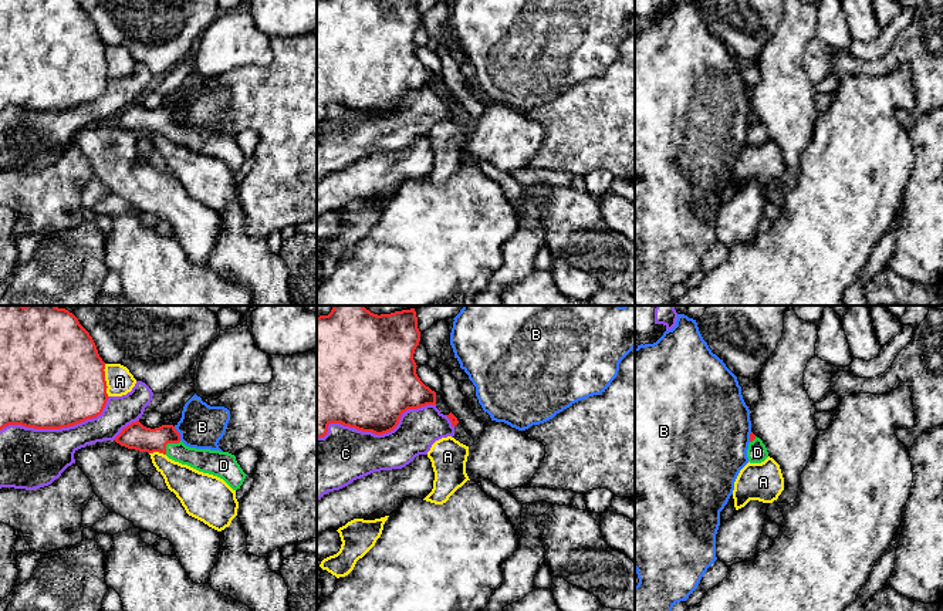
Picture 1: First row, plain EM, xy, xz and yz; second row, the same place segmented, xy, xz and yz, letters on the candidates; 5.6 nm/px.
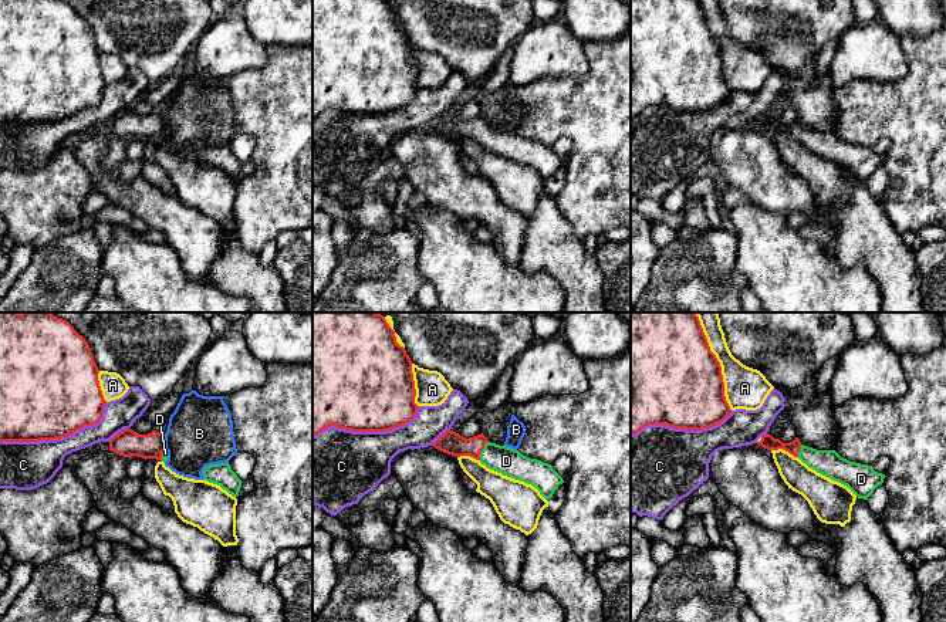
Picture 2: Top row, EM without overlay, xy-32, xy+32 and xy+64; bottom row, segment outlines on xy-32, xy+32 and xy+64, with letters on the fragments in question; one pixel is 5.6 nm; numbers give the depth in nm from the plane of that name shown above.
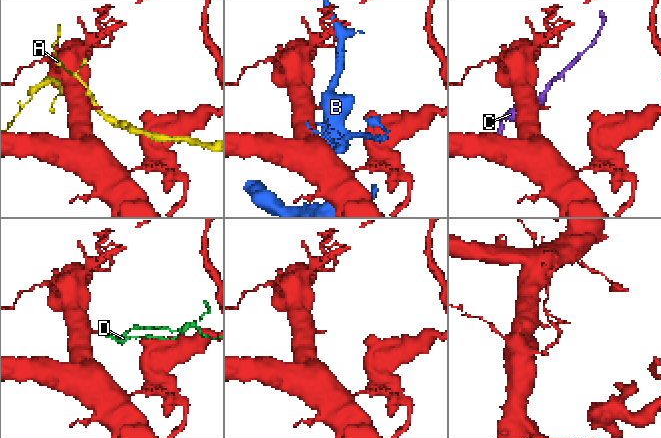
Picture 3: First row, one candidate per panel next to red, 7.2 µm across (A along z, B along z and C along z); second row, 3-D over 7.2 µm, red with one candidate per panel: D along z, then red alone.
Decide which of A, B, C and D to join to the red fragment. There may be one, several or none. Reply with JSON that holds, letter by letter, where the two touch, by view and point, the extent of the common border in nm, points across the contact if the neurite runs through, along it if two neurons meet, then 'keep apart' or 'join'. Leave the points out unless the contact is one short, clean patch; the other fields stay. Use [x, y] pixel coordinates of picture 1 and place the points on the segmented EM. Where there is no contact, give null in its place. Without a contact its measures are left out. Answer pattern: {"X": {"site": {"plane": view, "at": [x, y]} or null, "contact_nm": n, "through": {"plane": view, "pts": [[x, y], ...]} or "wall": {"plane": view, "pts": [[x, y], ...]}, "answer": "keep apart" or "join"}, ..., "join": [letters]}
{"A": {"site": {"plane": "xy", "at": [105, 381]}, "contact_nm": 190, "answer": "keep apart"}, "B": {"site": {"plane": "xy", "at": [179, 434]}, "contact_nm": 90, "answer": "keep apart"}, "C": {"site": {"plane": "xz", "at": [375, 434]}, "contact_nm": 700, "answer": "keep apart"}, "D": {"site": {"plane": "xy", "at": [169, 442]}, "contact_nm": 120, "through": {"plane": "xy", "pts": [[137, 436], [169, 442], [179, 452], [206, 461]]}, "answer": "join"}, "join": ["D"]}

